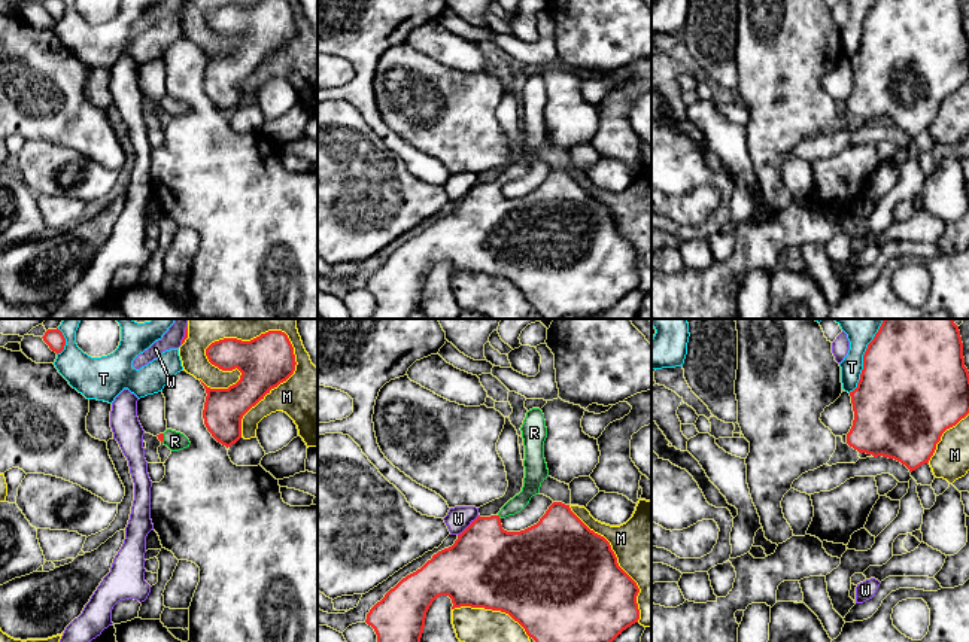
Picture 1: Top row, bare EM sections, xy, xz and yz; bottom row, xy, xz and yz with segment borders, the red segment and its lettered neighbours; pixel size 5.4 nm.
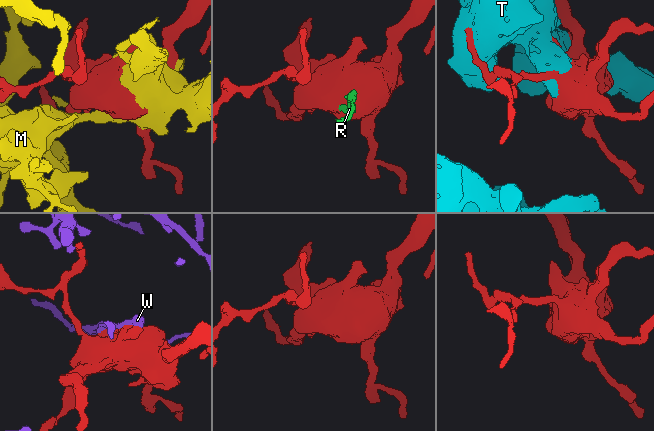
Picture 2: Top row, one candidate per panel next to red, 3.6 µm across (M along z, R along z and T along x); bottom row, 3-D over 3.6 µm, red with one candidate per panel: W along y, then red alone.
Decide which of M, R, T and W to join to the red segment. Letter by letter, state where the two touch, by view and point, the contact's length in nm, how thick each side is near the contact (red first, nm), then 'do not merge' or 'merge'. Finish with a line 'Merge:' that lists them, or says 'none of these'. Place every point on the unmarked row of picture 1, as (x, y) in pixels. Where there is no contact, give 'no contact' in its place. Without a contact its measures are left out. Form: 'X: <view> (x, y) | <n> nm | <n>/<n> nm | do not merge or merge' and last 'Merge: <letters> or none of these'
M: xy (213, 30) | 420 nm | 240/140 nm | do not merge
R: xz (498, 183) | 30 nm | 400/100 nm | merge
T: yz (863, 30) | 360 nm | 500/120 nm | do not merge
W: xz (470, 191) | 160 nm | 440/140 nm | do not merge
Merge: R

